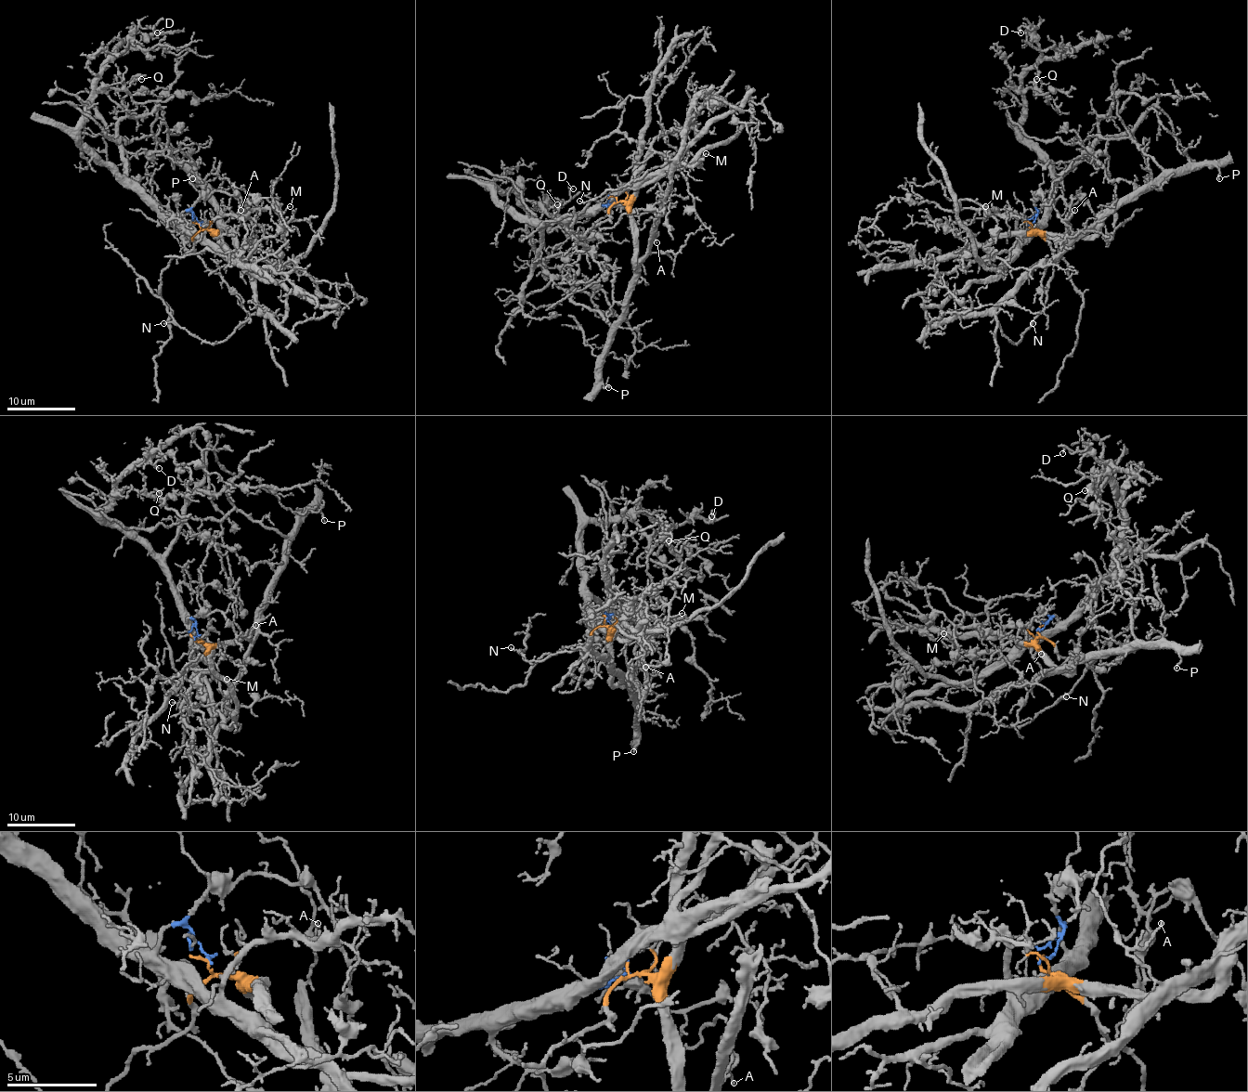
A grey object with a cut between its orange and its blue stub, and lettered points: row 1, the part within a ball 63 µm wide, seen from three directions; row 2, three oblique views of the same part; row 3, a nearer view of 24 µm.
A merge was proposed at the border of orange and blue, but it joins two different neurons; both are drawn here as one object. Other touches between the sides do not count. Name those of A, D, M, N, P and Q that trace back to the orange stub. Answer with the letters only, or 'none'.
A, N, P

